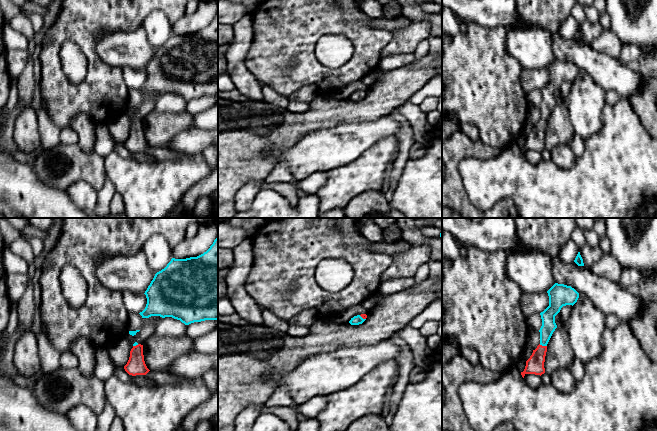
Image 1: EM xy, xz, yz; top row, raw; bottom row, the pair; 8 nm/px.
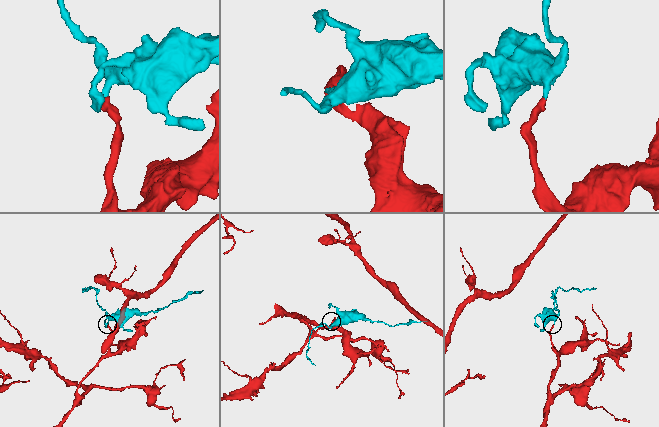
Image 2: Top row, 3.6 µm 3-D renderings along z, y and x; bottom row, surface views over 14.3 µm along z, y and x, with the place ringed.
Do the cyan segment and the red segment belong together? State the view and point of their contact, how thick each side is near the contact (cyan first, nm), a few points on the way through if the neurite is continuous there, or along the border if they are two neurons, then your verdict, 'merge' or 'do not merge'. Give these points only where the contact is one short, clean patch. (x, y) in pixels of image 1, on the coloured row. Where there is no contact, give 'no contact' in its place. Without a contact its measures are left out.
yz (543, 345) | 110/140 nm | across yz (548, 315), (548, 327), (543, 345), (535, 364) | merge

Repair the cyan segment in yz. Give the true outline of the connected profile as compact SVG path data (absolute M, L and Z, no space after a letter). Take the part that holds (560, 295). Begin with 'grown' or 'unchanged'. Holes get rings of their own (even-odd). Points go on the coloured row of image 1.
grown; M555 283L548 291L549 306L540 313L542 319L542 326L540 332L540 344L532 355L526 361L526 366L522 377L526 374L542 375L545 373L544 362L547 352L547 344L557 328L555 323L555 316L560 312L561 308L566 305L574 305L578 298L579 293L572 288L564 284Z

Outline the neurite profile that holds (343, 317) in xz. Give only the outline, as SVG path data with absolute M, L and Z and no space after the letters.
M358 304L355 306L350 307L348 310L339 312L334 314L329 320L336 324L346 324L349 323L349 321L357 315L366 314L367 315L368 310L365 309L362 304Z

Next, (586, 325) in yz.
M589 299L573 305L566 330L574 359L586 363L601 353L605 321L606 315Z

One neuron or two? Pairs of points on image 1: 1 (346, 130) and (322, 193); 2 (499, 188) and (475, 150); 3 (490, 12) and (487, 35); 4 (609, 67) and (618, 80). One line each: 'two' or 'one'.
1: two
2: two
3: two
4: one

